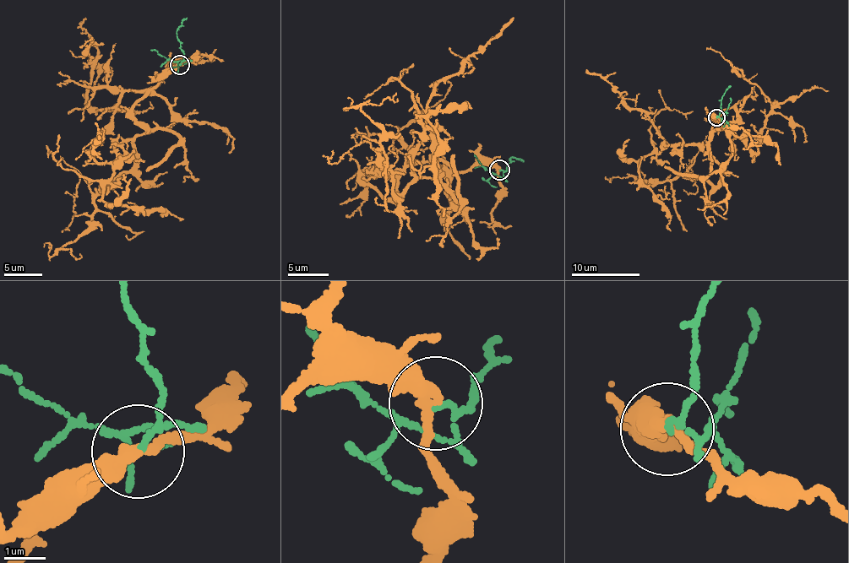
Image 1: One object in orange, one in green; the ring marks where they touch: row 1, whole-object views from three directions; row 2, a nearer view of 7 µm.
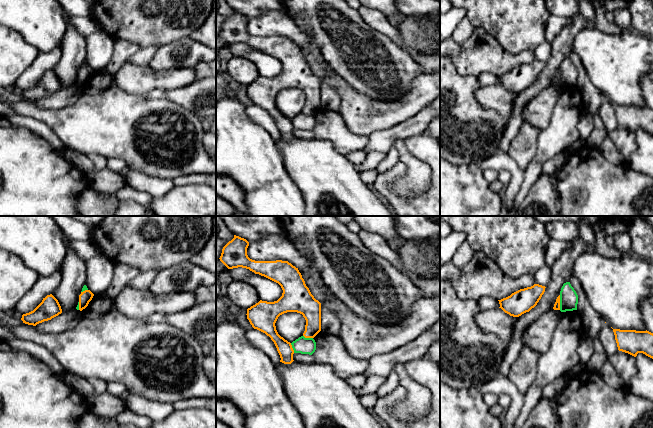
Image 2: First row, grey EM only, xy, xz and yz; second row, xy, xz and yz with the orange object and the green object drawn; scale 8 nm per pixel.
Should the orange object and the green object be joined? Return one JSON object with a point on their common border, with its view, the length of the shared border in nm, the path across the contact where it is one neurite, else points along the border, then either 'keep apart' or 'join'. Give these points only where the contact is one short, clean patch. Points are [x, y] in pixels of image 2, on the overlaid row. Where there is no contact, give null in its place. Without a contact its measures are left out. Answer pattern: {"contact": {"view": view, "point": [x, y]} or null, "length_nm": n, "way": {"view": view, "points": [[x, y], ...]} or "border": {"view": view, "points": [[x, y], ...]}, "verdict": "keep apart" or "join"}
{"contact": {"view": "yz", "point": [559, 302]}, "length_nm": 120, "border": {"view": "yz", "points": [[559, 295], [560, 309]]}, "verdict": "keep apart"}

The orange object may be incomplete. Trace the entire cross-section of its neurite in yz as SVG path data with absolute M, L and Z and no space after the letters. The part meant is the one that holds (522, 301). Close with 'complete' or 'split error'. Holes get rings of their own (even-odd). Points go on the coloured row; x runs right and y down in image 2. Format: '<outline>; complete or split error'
M534 284L531 287L520 289L506 298L498 300L499 308L510 316L519 317L537 305L545 288L545 286Z; complete

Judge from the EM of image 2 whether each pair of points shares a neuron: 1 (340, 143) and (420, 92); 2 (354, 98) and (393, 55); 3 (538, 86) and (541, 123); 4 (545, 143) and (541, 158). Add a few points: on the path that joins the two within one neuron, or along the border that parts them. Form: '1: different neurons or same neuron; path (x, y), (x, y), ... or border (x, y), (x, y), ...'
1: different neurons; border (341, 115), (345, 125), (350, 130), (367, 136)
2: different neurons; border (342, 77), (358, 92), (376, 99), (382, 99)
3: different neurons; border (553, 85), (540, 91), (526, 105), (524, 111)
4: same neuron; path (545, 147), (543, 154)

